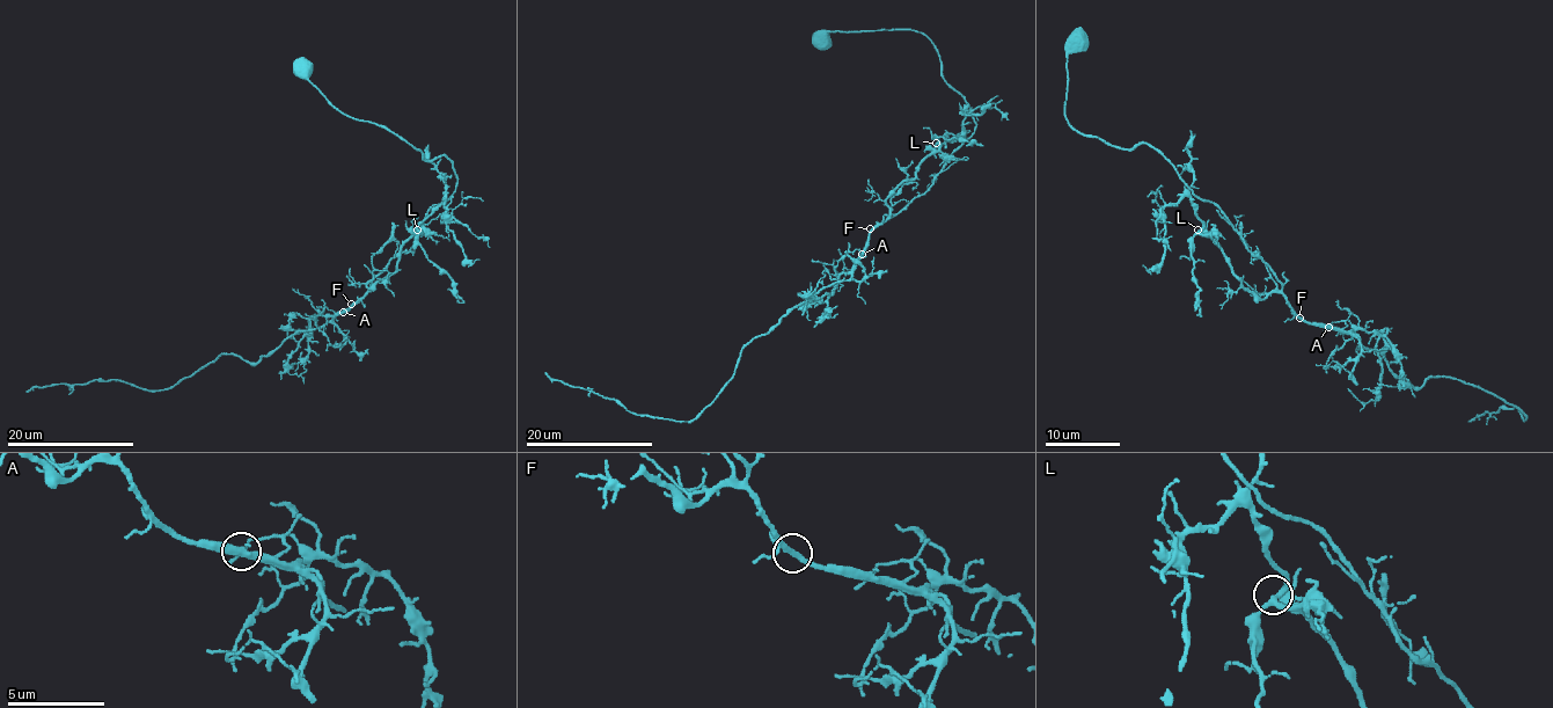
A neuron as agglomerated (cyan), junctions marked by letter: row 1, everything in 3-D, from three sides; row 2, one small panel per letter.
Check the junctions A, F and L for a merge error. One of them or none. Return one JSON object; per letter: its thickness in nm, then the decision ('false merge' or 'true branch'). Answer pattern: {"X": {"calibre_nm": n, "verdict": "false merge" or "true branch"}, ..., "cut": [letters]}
{"A": {"calibre_nm": 400, "verdict": "false merge"}, "F": {"calibre_nm": 280, "verdict": "true branch"}, "L": {"calibre_nm": 240, "verdict": "true branch"}, "cut": ["A"]}

